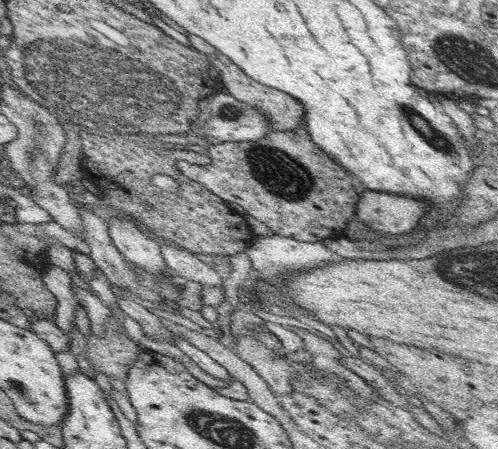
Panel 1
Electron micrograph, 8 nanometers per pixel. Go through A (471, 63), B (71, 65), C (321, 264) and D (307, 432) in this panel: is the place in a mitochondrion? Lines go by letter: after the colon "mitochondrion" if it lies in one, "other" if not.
A: mitochondrion
B: mitochondrion
C: other
D: other

